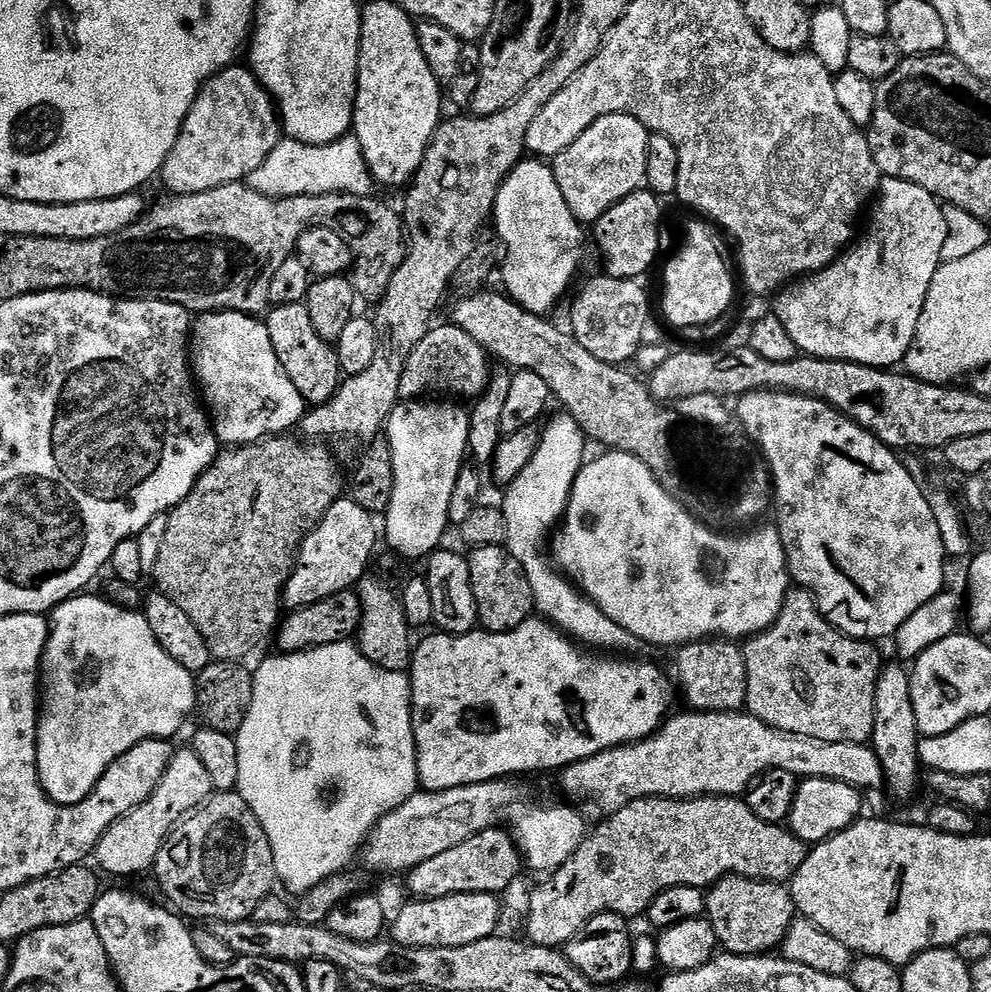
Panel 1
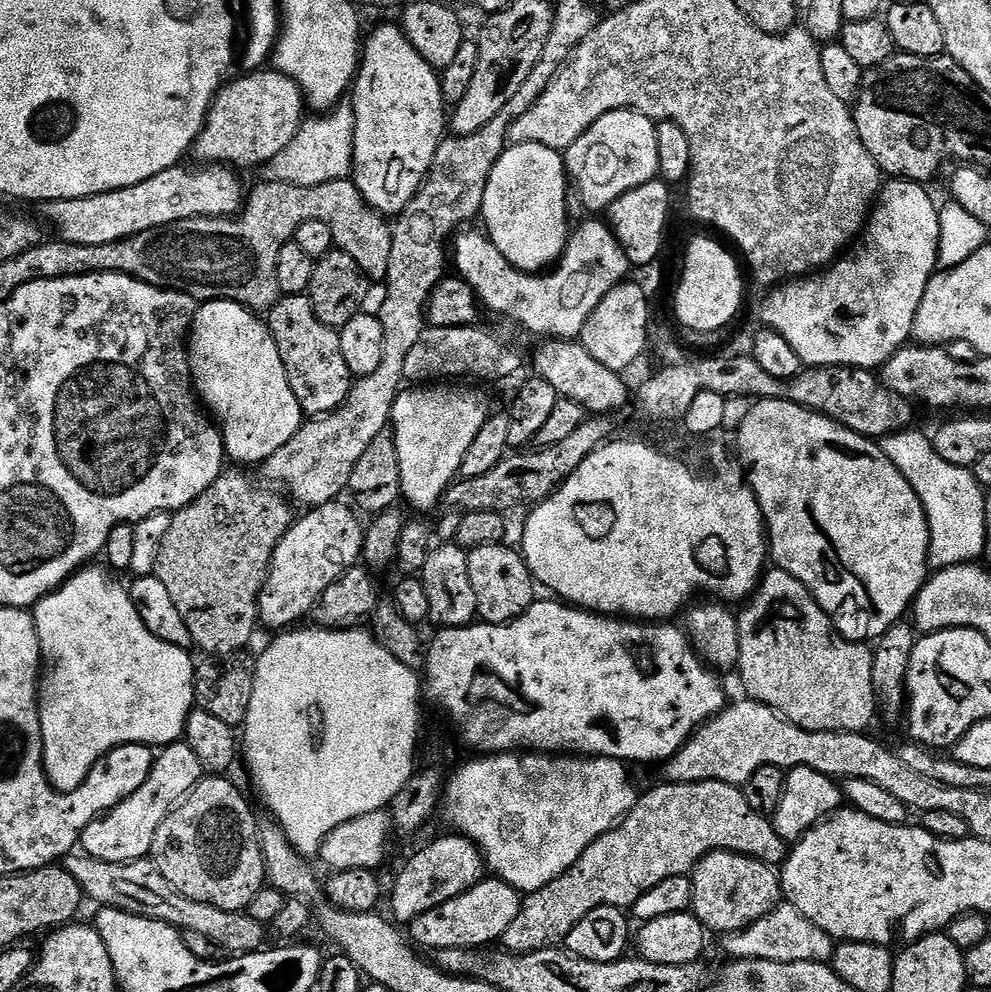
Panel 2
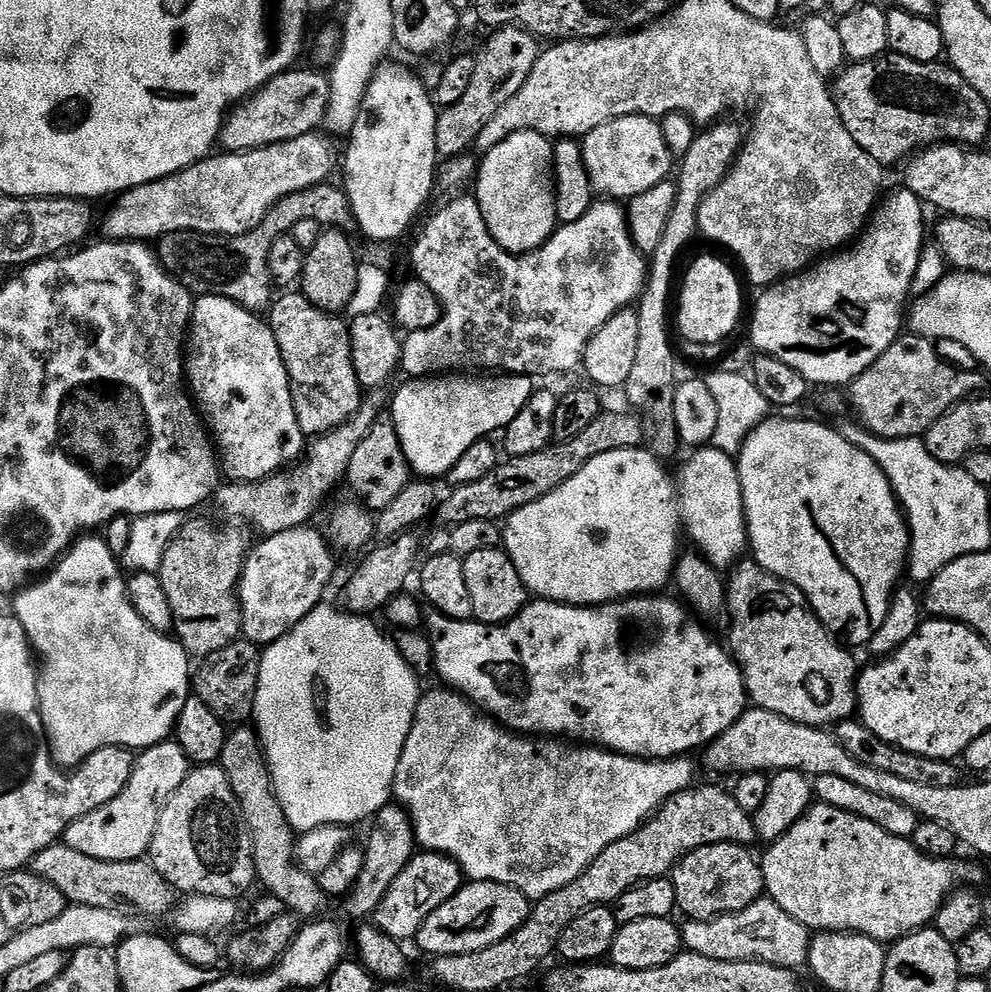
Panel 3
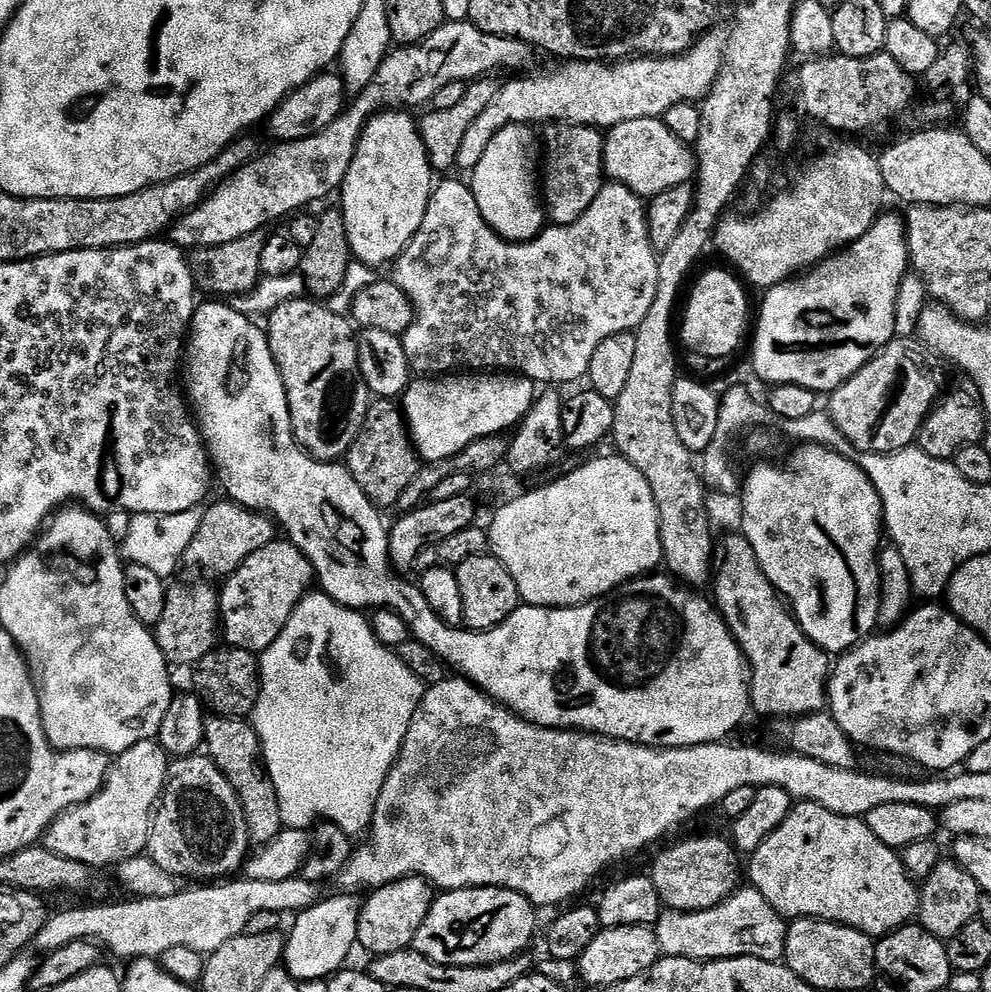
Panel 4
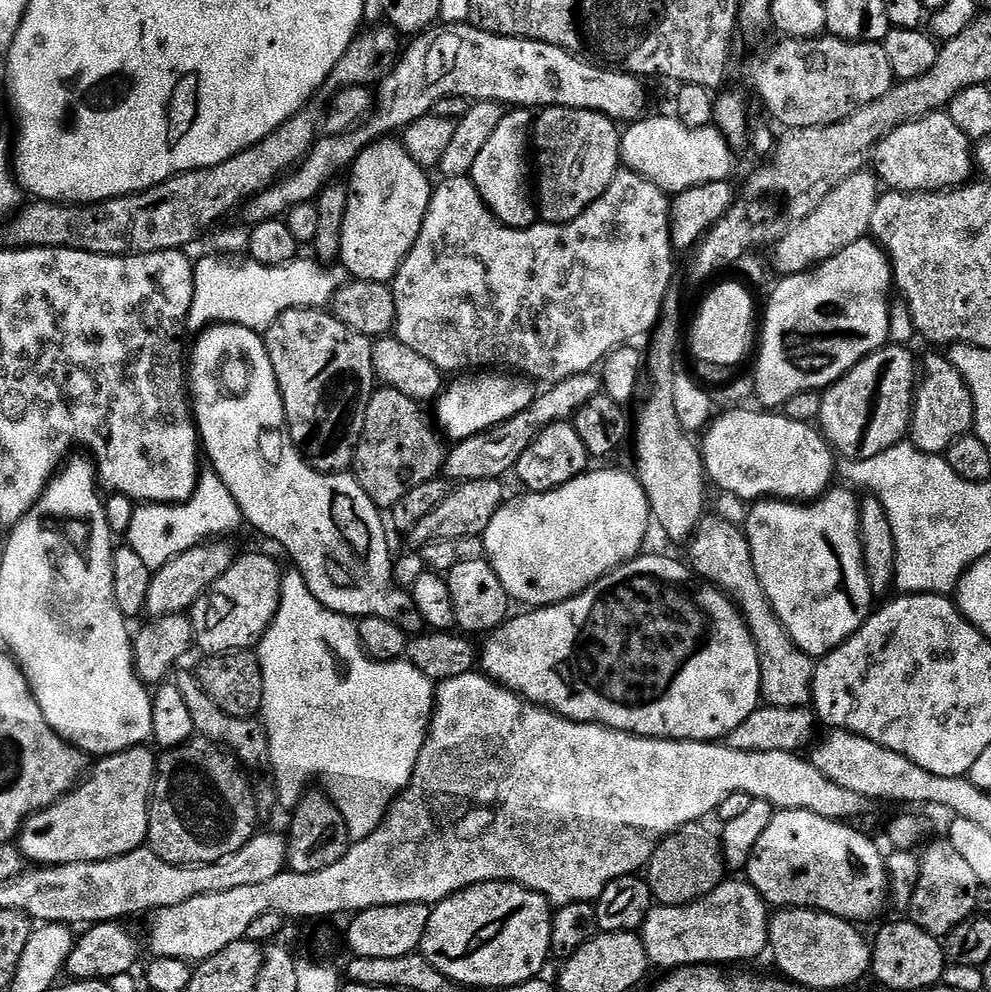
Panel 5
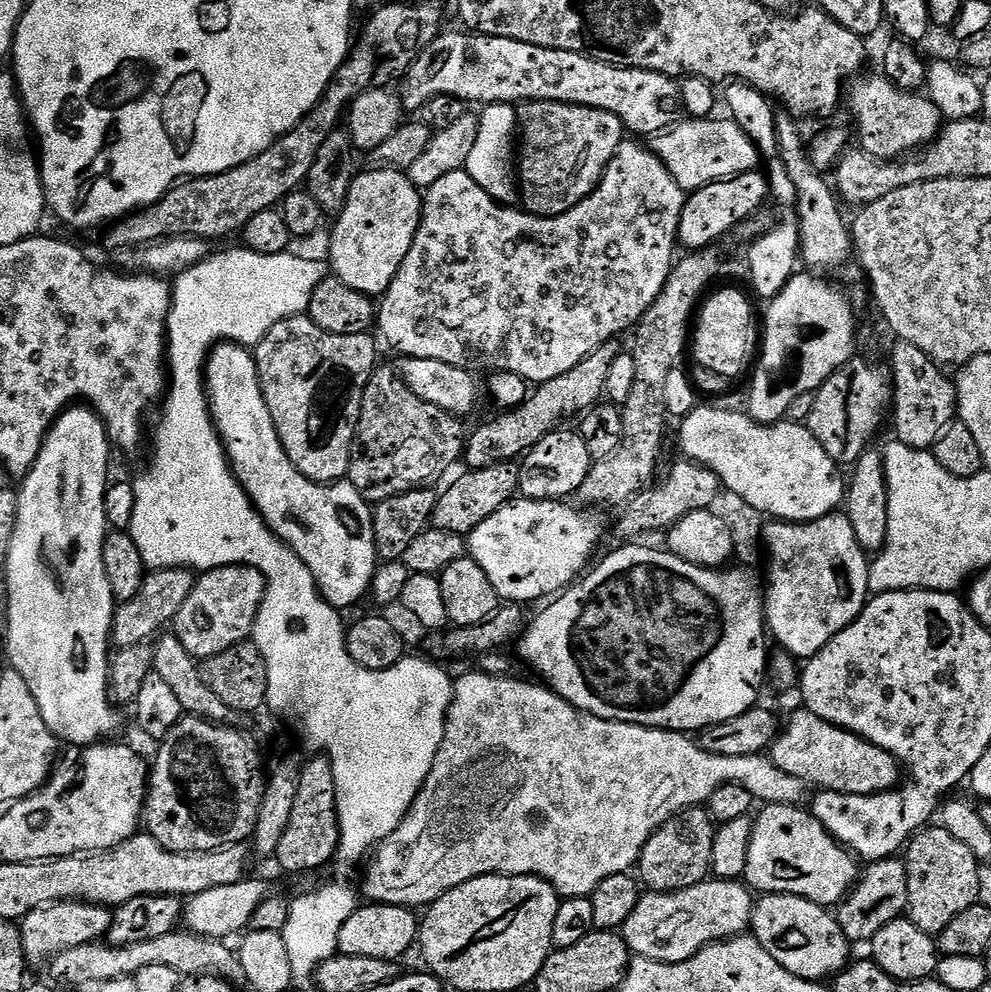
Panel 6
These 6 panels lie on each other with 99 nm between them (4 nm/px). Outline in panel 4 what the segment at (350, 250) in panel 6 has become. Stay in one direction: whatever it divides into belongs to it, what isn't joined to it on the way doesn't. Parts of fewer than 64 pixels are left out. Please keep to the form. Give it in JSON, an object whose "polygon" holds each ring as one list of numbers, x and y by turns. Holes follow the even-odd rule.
{"polygon":[[385,110,364,127,356,153,339,189,352,255,369,266,391,265,418,234,432,197,434,169,428,160,418,120,408,110]]}

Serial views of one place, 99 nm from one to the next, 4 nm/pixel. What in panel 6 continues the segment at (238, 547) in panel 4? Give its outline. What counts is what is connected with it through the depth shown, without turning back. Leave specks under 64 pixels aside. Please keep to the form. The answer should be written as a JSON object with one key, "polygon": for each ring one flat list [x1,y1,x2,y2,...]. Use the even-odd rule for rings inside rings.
{"polygon":[[157,568,149,571,142,582,142,590,134,594,129,604,117,607,112,618,111,643,121,649,144,644,148,639,151,641,157,633,164,630,159,628,164,628,167,624,169,627,175,621,178,610,182,610,186,598,190,598,193,583,193,573,187,568]]}

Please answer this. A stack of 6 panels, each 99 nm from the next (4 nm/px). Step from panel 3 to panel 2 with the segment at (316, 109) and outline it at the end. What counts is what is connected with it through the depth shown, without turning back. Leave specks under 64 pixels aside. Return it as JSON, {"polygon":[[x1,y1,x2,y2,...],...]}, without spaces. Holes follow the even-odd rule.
{"polygon":[[252,70,244,75,248,76,237,75,229,79,212,99,204,128,194,145,194,156,205,165,235,166,240,170,251,164,267,165,294,142,306,119,304,96,296,82,286,74,275,70]]}

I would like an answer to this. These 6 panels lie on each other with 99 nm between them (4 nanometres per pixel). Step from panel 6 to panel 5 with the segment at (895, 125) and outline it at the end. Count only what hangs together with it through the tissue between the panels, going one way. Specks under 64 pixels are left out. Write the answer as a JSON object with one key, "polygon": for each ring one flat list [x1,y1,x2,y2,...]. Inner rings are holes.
{"polygon":[[947,111,931,112,921,120,898,126,876,144,870,157,871,167,894,192,942,192,959,188,974,176,974,148,966,134,954,126]]}

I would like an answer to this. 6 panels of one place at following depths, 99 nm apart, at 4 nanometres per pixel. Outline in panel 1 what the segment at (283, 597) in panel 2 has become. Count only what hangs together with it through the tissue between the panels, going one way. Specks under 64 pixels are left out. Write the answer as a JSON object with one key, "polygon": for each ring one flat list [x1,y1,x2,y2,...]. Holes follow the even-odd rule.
{"polygon":[[341,498,326,510,314,531,304,537,296,557,292,577,284,587,283,603,289,609,305,608,339,592,355,589,365,579,368,563,377,555,376,524,373,513,351,498],[373,555,373,556,372,556],[289,604,289,605,288,605]]}

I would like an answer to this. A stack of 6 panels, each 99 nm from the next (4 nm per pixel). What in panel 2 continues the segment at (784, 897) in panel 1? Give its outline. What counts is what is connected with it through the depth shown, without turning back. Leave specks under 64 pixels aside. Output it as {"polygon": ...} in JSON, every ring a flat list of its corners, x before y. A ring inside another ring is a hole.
{"polygon":[[709,852,692,869,692,906,691,913,697,916,709,933,731,934,749,928,754,922,766,918,782,900,780,873,773,865,763,864,752,856,743,856,737,852]]}

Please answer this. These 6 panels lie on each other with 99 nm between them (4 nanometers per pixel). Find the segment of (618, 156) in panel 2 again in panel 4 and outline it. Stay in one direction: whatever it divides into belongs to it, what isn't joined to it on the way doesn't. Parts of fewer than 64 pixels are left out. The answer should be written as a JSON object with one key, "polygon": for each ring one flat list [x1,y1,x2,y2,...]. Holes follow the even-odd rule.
{"polygon":[[643,116,607,129,604,136,604,171,609,181,625,184,635,196,651,198,662,194,662,190,670,190,674,186,689,183,698,171,698,163,695,151,676,138,664,125,663,119]]}

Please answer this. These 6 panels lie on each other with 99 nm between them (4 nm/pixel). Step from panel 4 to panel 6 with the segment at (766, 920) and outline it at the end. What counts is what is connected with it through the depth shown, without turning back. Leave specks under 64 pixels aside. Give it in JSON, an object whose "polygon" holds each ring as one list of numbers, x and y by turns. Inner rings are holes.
{"polygon":[[709,878,682,891,649,891,641,895,638,906,627,918,620,934,633,955,677,964,688,961,718,940,745,935,752,922,753,903,753,893,743,883,734,880]]}

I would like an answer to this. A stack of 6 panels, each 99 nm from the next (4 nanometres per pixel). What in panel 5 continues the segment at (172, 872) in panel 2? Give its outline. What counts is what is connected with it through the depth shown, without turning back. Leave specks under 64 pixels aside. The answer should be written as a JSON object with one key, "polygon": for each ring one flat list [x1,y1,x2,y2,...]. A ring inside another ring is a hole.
{"polygon":[[193,738,177,748,169,748,163,755,156,765,152,802,148,805,147,847,158,854,162,862,171,864,218,862,218,858,242,850,242,846,246,846,248,839,258,831,258,813,253,785,240,761,227,748,203,738]]}

